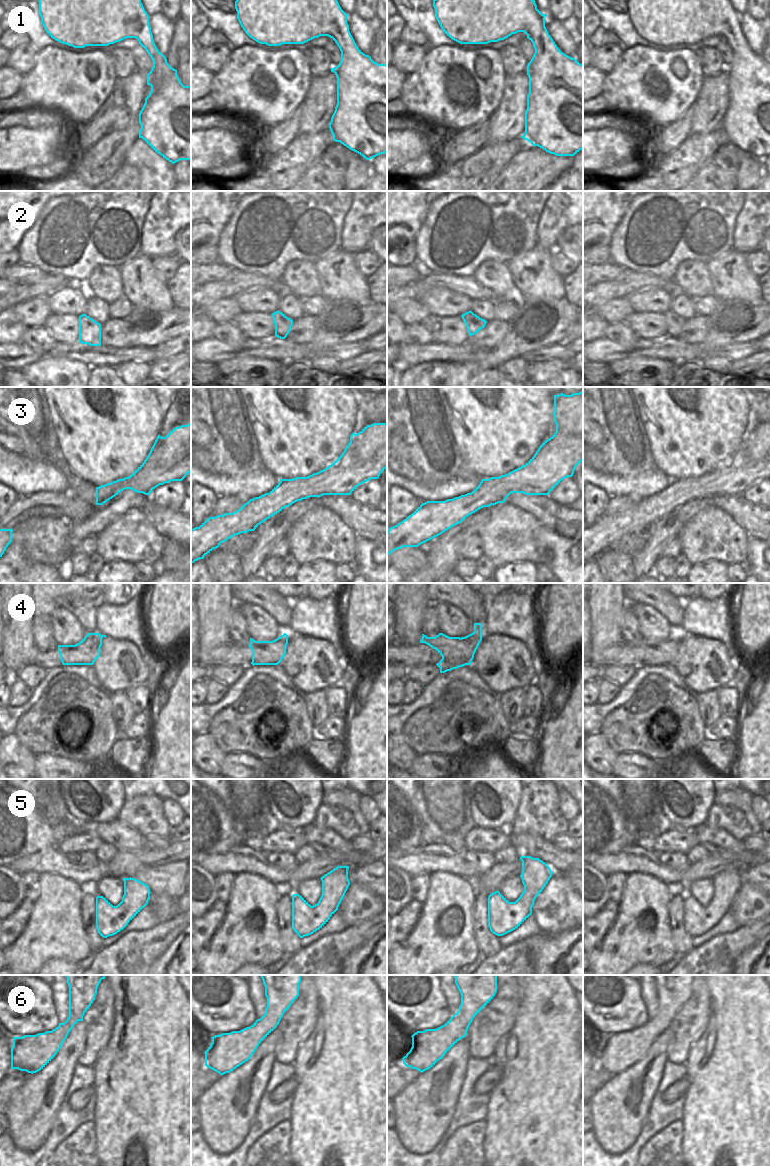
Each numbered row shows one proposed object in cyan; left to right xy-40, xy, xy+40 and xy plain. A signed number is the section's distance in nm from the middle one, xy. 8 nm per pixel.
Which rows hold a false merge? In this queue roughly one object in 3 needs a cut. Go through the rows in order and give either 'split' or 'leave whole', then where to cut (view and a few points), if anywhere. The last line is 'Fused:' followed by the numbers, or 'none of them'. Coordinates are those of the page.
1: leave whole | no cut
2: leave whole | no cut
3: split | xy (311, 475), (315, 476), (325, 486), (326, 494)
4: split | xy+40 (442, 658), (466, 659), (470, 663)
5: leave whole | no cut
6: leave whole | no cut
Fused: 3, 4

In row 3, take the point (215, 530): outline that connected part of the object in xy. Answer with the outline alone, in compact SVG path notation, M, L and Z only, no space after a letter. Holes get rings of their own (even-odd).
M295 477L293 479L280 479L280 482L269 492L259 497L250 499L233 513L225 513L215 517L209 517L199 527L191 529L191 564L210 553L235 535L254 531L261 523L289 507L297 501L309 497L321 497L326 495L326 486L317 481L317 477Z

